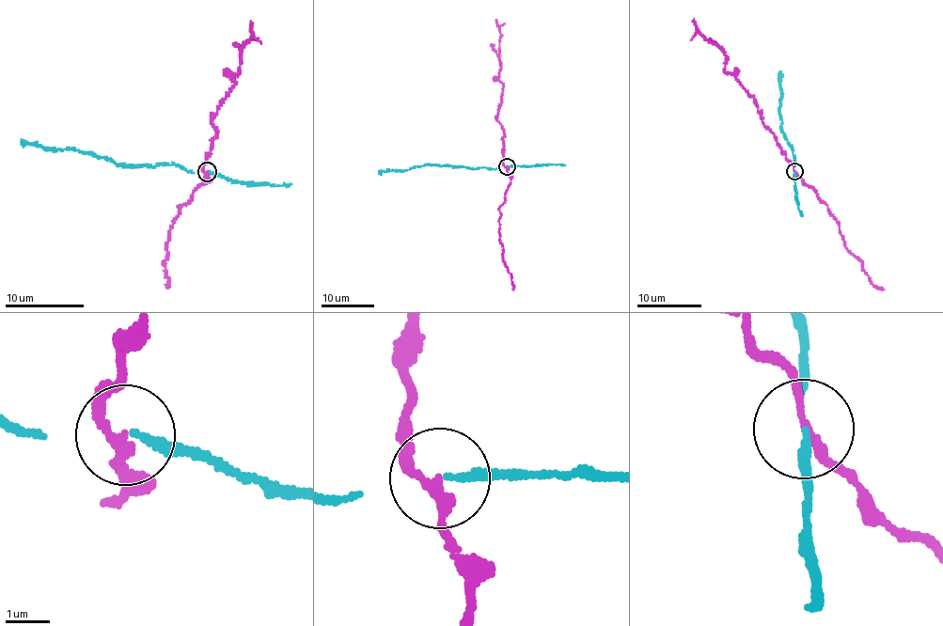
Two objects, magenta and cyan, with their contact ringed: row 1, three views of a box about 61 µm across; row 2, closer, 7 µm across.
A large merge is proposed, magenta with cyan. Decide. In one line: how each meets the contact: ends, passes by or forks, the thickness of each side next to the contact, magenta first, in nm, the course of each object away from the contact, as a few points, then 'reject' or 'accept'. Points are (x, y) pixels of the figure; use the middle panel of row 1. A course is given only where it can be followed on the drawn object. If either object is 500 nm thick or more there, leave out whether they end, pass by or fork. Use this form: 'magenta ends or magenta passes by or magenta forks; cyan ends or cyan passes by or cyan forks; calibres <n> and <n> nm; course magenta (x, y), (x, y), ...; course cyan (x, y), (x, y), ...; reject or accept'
magenta passes by; cyan ends; calibres 200 and 190 nm; course magenta (507, 166), (502, 153), (502, 127), (496, 117), (502, 84), (498, 75), (501, 36), (495, 20); course cyan (507, 166), (475, 169), (423, 165), (378, 172); reject

